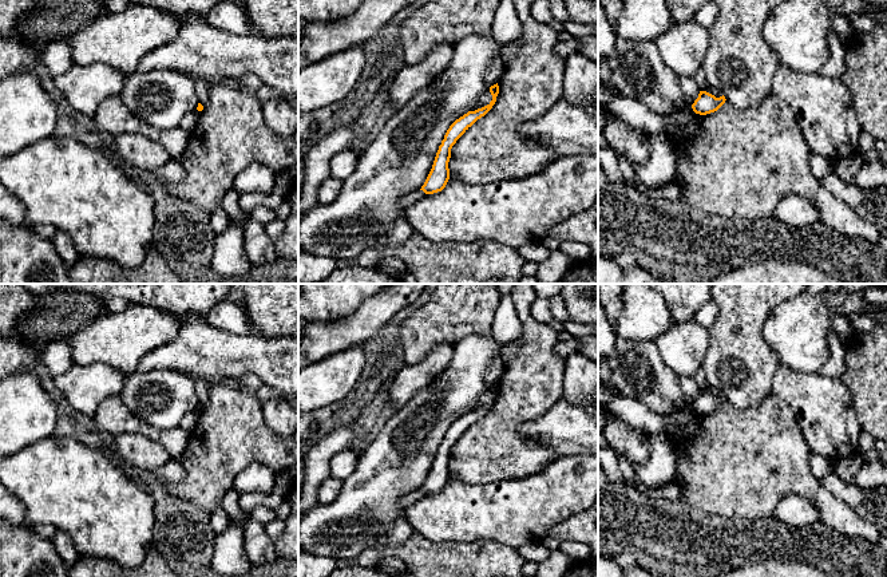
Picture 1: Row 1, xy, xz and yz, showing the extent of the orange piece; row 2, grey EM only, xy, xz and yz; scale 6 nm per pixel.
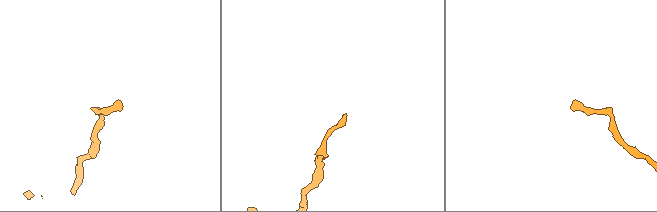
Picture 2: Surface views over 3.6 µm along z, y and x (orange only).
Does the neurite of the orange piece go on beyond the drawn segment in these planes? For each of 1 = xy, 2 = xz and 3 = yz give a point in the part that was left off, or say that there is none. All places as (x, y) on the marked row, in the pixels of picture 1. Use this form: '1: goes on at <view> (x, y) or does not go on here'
1: does not go on here
2: does not go on here
3: does not go on here

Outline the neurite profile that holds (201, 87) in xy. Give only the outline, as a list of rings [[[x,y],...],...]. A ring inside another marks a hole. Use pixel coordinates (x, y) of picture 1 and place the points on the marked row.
[[[198,80],[198,82],[194,83],[194,87],[195,87],[195,92],[198,95],[199,103],[203,107],[206,107],[206,104],[209,103],[209,88],[210,88],[210,84],[207,84],[203,80]]]

